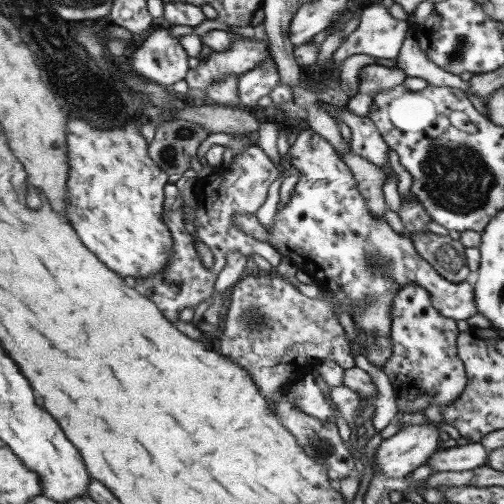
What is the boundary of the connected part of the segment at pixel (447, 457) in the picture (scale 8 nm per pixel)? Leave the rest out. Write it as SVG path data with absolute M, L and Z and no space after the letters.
M467 443L438 449L425 464L431 467L433 472L463 472L485 465L487 455L488 451L481 443Z

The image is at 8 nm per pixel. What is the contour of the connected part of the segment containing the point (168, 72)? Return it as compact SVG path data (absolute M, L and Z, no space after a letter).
M157 26L126 61L135 73L170 88L175 82L186 81L189 57L180 37L173 36L170 28Z

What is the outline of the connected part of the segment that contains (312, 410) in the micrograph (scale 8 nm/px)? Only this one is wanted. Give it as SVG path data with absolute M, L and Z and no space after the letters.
M307 372L286 393L292 398L293 404L301 408L307 416L334 422L334 408L329 399L325 399L321 390L315 385L315 373Z

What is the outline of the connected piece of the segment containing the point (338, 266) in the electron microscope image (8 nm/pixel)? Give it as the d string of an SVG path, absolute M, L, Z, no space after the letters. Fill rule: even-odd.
M308 127L301 132L301 136L297 138L297 142L288 149L290 163L295 170L301 172L301 178L295 186L295 190L291 193L289 203L282 210L276 212L273 218L274 225L271 231L259 224L257 214L245 214L236 216L237 225L241 226L247 233L252 233L257 240L269 242L283 256L290 259L292 263L304 270L313 283L318 287L324 287L339 302L349 300L355 302L357 309L351 313L353 320L353 328L355 332L359 330L365 338L365 344L361 346L360 354L369 361L374 367L379 366L379 370L383 364L387 362L391 355L391 339L389 339L389 306L393 296L397 294L397 290L407 284L417 284L427 291L431 306L445 318L451 320L466 320L469 316L476 313L475 302L473 302L472 281L465 280L459 283L452 283L439 276L427 261L423 260L411 239L405 235L394 232L385 220L380 220L370 214L367 201L363 194L359 191L358 183L353 177L352 170L348 168L339 154L333 149L333 146L319 136L315 131ZM371 298L369 303L365 305L364 299Z

